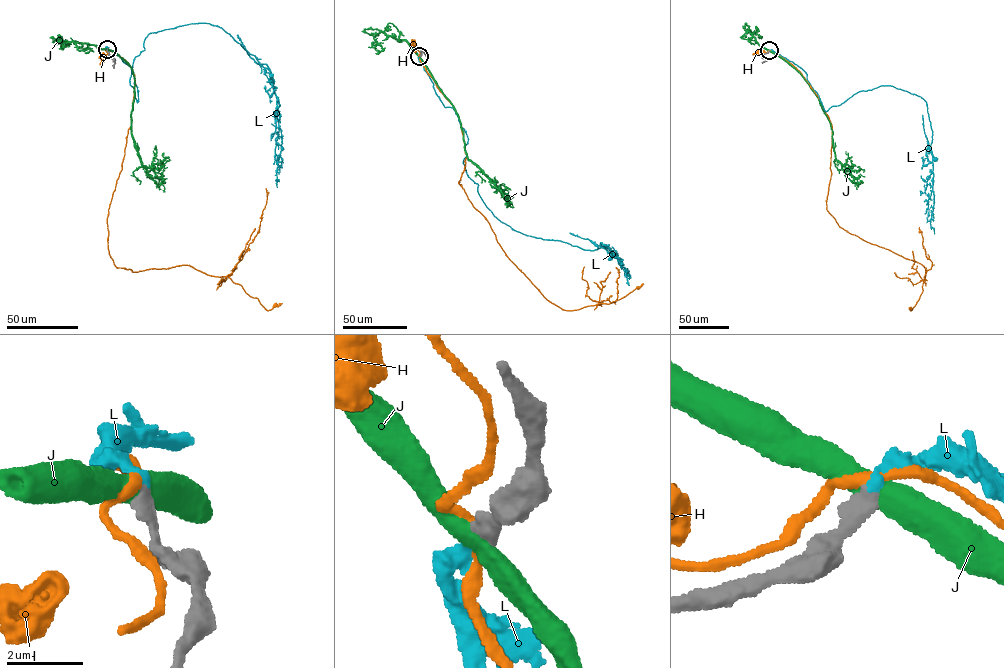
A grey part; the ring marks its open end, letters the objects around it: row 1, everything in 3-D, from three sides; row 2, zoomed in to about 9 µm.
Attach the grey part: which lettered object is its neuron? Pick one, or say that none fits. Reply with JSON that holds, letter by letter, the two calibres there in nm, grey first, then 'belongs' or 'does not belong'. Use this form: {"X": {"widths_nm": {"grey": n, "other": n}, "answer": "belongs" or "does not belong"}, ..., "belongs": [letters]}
{"H": {"widths_nm": {"grey": 400, "other": 240}, "answer": "does not belong"}, "J": {"widths_nm": {"grey": 420, "other": 480}, "answer": "does not belong"}, "L": {"widths_nm": {"grey": 400, "other": 240}, "answer": "belongs"}, "belongs": ["L"]}

